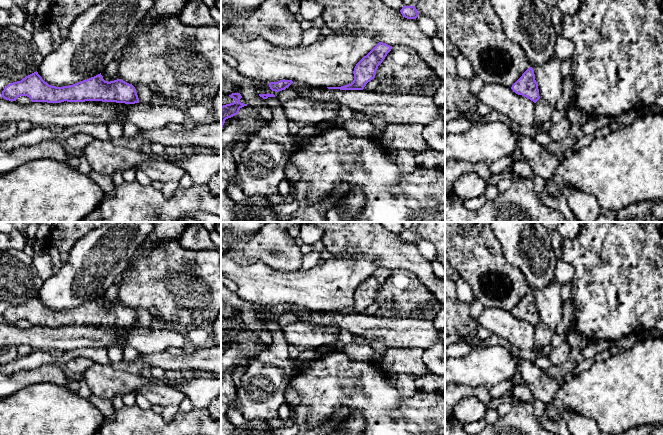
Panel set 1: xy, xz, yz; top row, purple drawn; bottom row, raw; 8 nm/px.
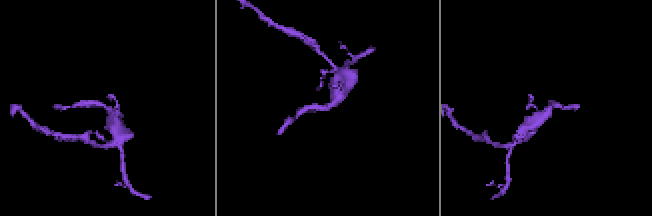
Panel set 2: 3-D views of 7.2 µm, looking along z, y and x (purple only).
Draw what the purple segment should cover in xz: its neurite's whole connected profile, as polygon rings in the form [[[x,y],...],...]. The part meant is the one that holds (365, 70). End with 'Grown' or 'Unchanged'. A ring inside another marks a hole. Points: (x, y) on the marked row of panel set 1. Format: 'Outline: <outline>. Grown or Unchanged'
Outline: [[[379,42],[366,56],[355,66],[354,80],[351,84],[341,87],[327,87],[328,89],[340,90],[363,90],[368,82],[375,78],[378,66],[383,62],[392,46]]]. Unchanged

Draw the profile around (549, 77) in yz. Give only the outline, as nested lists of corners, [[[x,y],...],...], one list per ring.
[[[552,58],[545,64],[532,65],[535,80],[538,83],[539,96],[556,109],[567,109],[563,93],[564,77],[561,72],[561,60]]]

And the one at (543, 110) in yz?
[[[540,98],[535,103],[535,123],[550,121],[553,110],[554,107],[549,102]]]

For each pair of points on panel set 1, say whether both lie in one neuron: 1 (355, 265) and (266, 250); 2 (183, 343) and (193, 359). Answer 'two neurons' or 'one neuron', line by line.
1: two neurons
2: two neurons

